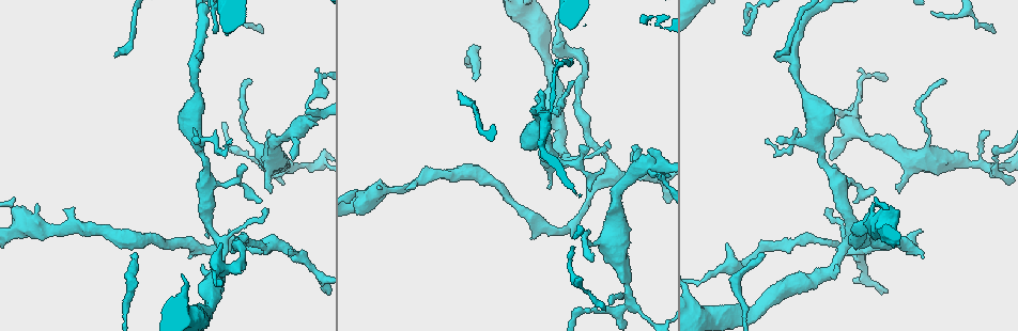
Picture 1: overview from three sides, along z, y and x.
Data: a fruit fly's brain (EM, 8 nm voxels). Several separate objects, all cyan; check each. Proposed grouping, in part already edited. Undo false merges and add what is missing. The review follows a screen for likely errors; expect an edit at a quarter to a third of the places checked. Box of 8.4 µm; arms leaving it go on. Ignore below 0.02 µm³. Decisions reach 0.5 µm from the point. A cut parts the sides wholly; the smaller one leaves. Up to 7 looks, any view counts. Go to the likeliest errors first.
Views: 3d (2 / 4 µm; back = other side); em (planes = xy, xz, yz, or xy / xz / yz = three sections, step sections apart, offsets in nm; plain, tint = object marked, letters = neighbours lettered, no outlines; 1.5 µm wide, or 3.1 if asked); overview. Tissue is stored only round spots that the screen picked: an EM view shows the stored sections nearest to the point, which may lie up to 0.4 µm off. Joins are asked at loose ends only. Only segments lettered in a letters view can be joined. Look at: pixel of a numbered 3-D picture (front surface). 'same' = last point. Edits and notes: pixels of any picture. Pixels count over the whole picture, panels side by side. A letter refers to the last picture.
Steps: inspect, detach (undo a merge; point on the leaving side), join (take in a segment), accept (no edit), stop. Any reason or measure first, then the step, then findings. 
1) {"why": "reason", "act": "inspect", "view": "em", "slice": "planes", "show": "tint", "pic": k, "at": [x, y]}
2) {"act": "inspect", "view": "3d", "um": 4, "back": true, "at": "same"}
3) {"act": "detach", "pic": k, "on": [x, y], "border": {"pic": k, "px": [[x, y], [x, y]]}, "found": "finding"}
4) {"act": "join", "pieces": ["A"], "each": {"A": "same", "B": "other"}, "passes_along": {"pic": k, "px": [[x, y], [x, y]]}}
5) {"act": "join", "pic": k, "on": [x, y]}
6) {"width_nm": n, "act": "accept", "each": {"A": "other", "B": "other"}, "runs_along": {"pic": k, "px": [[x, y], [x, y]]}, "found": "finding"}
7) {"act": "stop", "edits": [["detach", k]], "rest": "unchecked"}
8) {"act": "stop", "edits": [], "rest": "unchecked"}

{"why": "free end", "act": "inspect", "view": "3d", "um": 4, "pic": 1, "at": [289, 249]}

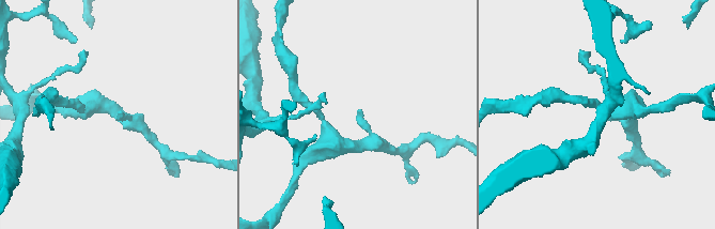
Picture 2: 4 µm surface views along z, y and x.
{"why": "need the tissue", "act": "inspect", "view": "em", "slice": "planes", "show": "plain", "pic": 2, "at": [359, 109]}

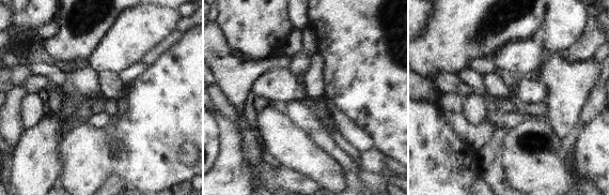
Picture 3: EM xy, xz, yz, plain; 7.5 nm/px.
{"act": "inspect", "view": "em", "slice": "planes", "show": "letters", "at": "same"}

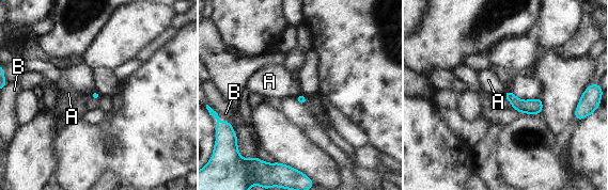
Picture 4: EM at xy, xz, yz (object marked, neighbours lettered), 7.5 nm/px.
{"act": "accept", "each": {"A": "other", "B": "other"}, "border": {"pic": 4, "px": [[300, 93], [294, 96]]}, "found": "none of them fits"}

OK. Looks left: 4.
{"why": "branch stops here", "act": "inspect", "view": "em", "slice": "yz", "step": 4, "show": "letters", "pic": 1, "at": [634, 145]}

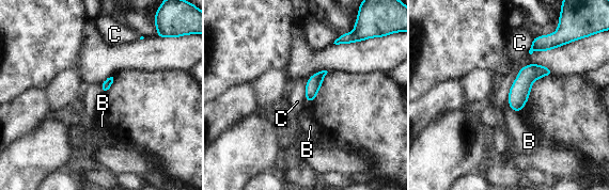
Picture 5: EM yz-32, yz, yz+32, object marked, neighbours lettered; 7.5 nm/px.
{"act": "accept", "each": {"B": "other", "C": "other"}, "border": {"pic": 5, "px": [[522, 66], [511, 85], [508, 101]]}, "found": "none of them fits"}

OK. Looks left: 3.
{"why": "a narrow waist", "act": "inspect", "view": "em", "slice": "xz", "step": 8, "show": "tint", "pic": 1, "at": [66, 230]}

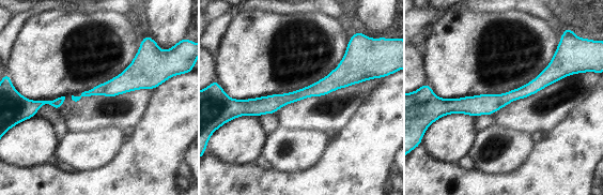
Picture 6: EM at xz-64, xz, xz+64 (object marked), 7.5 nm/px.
{"why": "cut it another way", "act": "inspect", "view": "em", "slice": "planes", "show": "letters", "at": "same"}

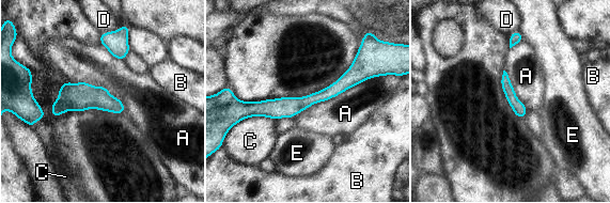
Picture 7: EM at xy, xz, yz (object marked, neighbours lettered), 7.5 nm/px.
{"act": "accept", "each": {"A": "other", "B": "other", "C": "other", "D": "other", "E": "other"}, "found": "all the same cell"}

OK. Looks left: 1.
{"act": "stop", "edits": [], "rest": "unchecked"}

